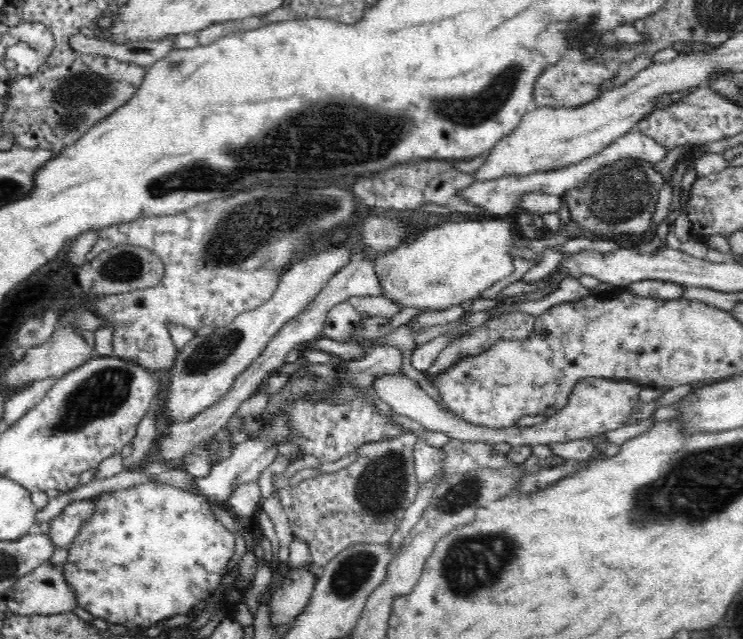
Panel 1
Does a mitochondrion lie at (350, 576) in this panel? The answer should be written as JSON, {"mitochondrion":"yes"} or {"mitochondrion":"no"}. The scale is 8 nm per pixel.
{"mitochondrion":"yes"}

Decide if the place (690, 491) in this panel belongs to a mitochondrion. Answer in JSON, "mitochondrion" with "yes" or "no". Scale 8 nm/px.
{"mitochondrion":"yes"}

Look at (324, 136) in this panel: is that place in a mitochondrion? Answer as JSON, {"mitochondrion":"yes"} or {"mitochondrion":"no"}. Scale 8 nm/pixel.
{"mitochondrion":"yes"}

